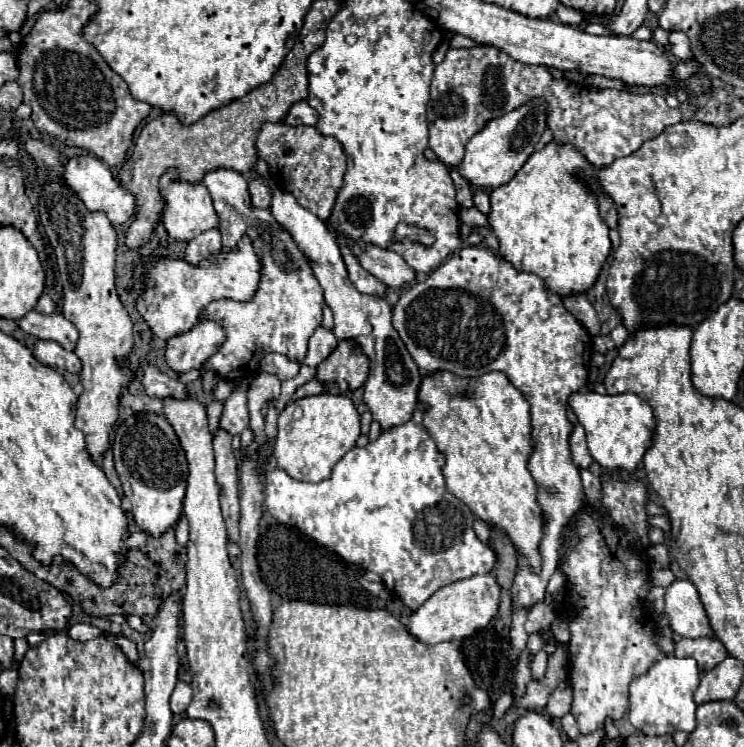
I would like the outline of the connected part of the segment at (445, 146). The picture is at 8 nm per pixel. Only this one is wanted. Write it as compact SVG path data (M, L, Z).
M494 46L450 48L436 66L430 86L430 148L440 162L456 168L464 158L468 140L478 134L488 120L518 108L532 96L544 96L548 100L548 126L554 140L558 144L572 144L596 168L632 154L646 140L656 138L666 126L682 120L680 108L670 108L662 94L580 88L570 80L554 80L546 66L522 64Z

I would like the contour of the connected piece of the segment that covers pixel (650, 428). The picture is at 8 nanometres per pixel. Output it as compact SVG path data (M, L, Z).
M572 392L568 398L578 422L586 430L588 448L594 460L602 468L622 468L634 472L636 466L642 462L644 452L652 446L654 434L654 414L652 408L636 394L598 394L590 392Z

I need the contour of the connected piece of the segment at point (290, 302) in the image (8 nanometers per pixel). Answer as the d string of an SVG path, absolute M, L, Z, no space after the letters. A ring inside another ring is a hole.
M220 168L208 172L202 184L210 190L214 208L220 216L222 252L236 250L240 238L248 236L256 256L260 258L260 284L250 302L222 298L212 300L202 310L202 318L218 322L226 334L226 340L222 342L220 350L204 362L206 370L216 372L222 380L234 382L258 370L260 360L252 358L256 354L264 356L268 352L280 352L290 360L302 362L306 356L310 334L314 334L316 326L322 324L324 306L322 288L308 264L308 258L304 262L302 250L298 248L290 232L286 232L286 228L274 220L270 208L252 206L246 176L234 170Z

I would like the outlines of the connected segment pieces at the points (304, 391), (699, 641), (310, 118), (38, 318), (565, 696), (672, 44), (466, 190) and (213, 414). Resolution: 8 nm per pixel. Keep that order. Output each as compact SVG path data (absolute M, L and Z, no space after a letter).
M314 378L314 380L306 382L304 386L300 386L300 388L294 392L294 400L304 398L304 396L312 396L312 394L322 394L322 392L324 392L324 384Z
M680 638L676 642L676 656L690 656L698 662L698 668L702 672L712 670L716 664L720 664L728 652L722 646L722 642L718 638Z
M300 100L300 102L296 102L292 108L290 108L290 112L288 112L288 116L286 116L286 124L290 124L290 126L300 126L300 124L308 124L308 126L314 126L316 122L318 122L318 112L306 102L306 100Z
M30 310L26 316L16 320L16 324L26 332L42 340L54 340L66 350L74 350L78 340L76 326L66 320L62 314L40 314L36 310Z
M560 682L556 690L550 694L546 710L550 712L552 718L562 718L564 714L570 712L570 702L572 702L572 690L568 682Z
M670 32L668 34L666 52L670 52L672 56L676 56L680 60L690 60L692 58L692 54L690 54L690 40L686 38L686 34L682 34L682 32Z
M453 170L450 171L450 176L455 184L456 188L456 200L462 208L472 208L474 206L472 198L472 188L469 186L469 182L464 178L461 178L460 174Z
M212 400L212 402L206 406L206 414L208 414L208 422L210 422L210 432L212 432L212 436L218 434L218 422L220 422L222 406L224 406L222 400Z

